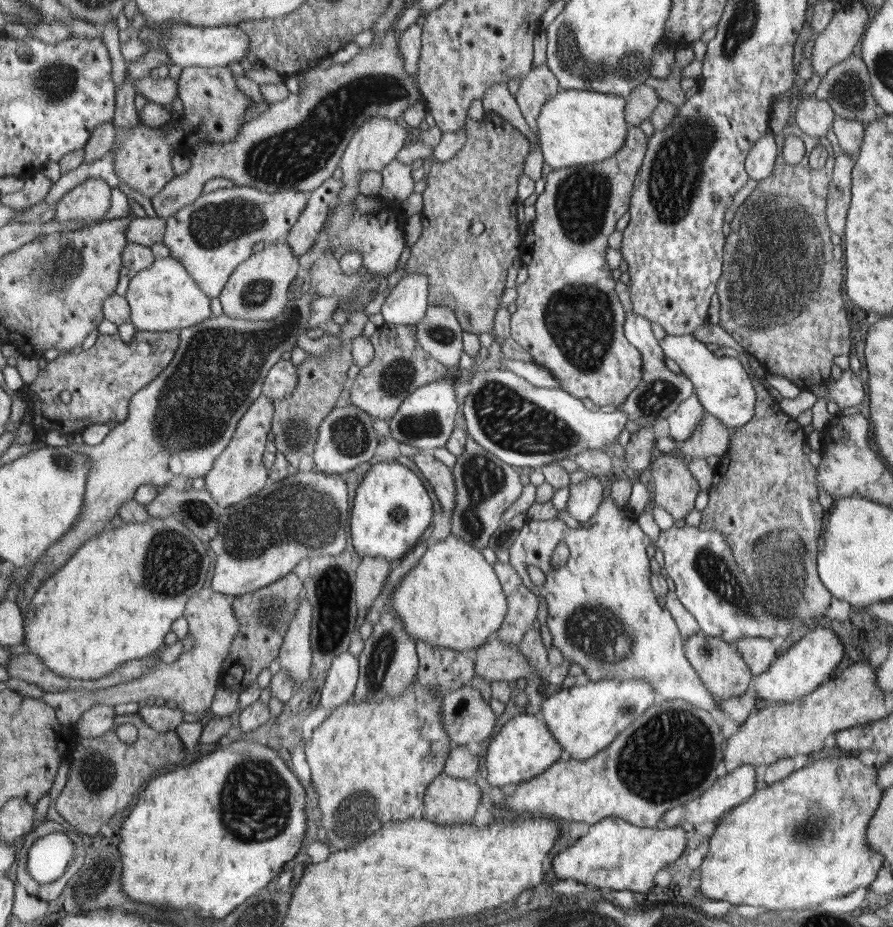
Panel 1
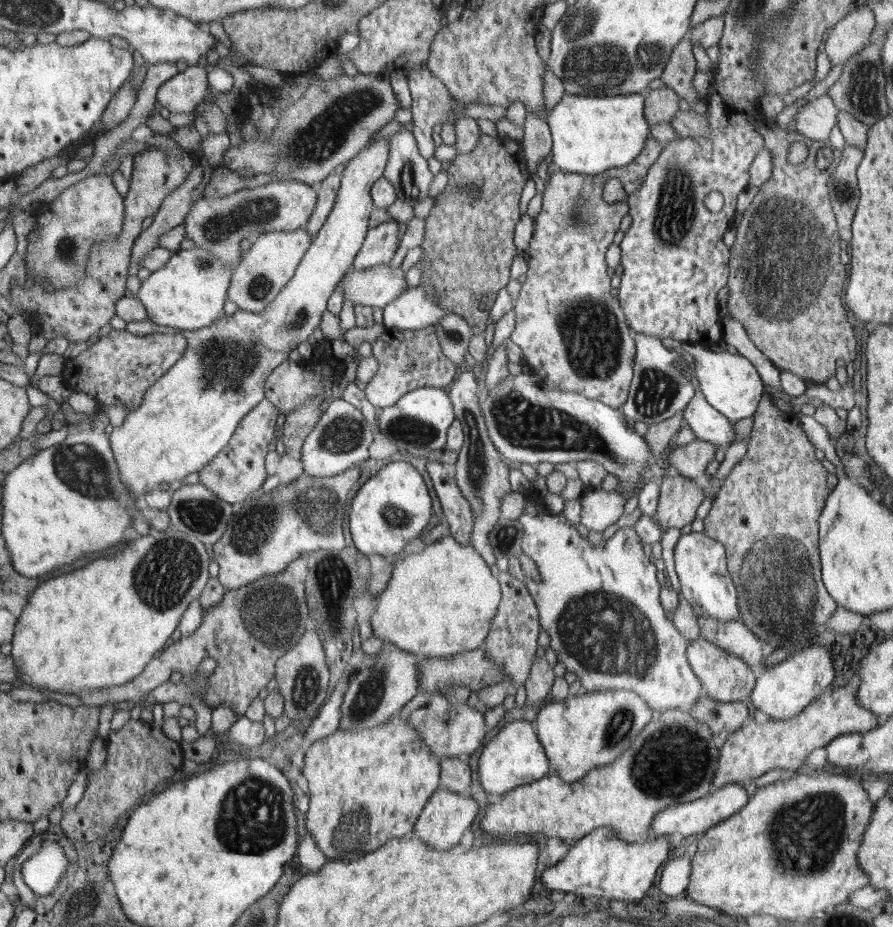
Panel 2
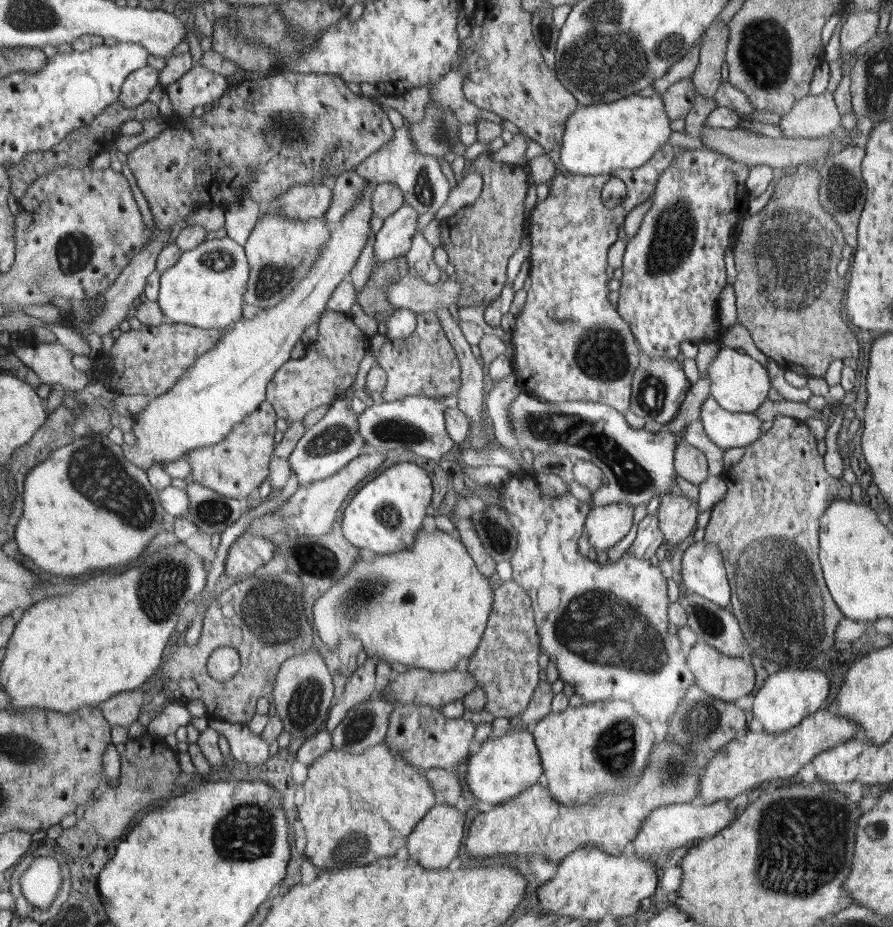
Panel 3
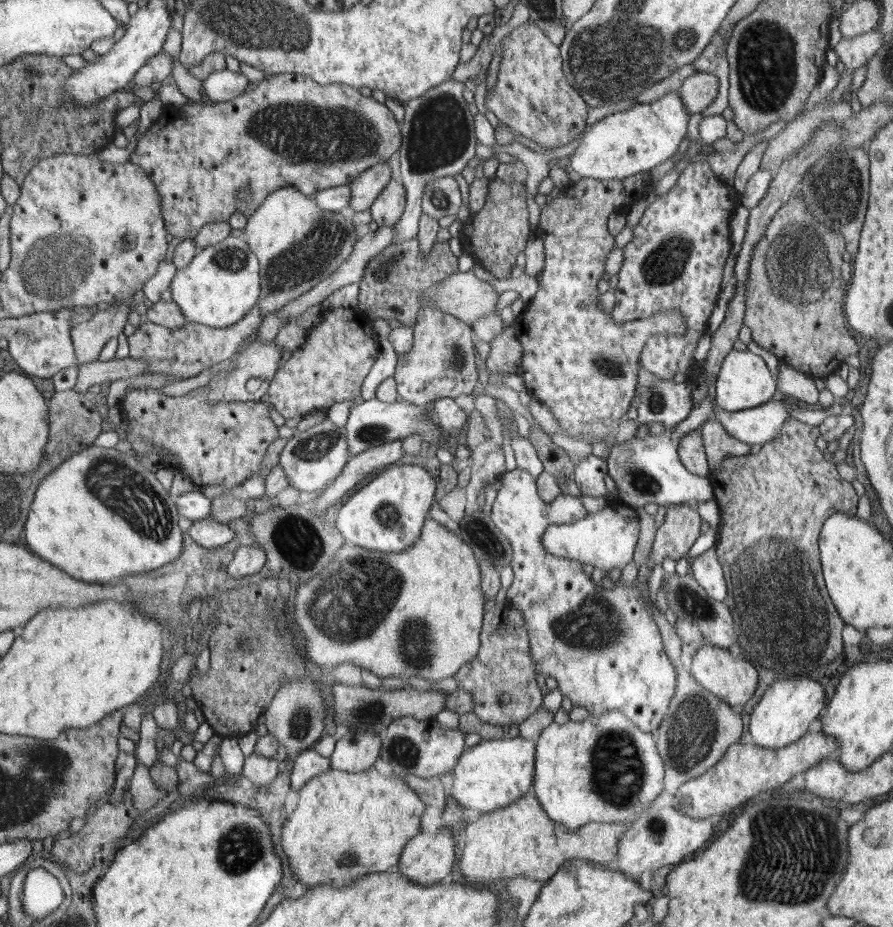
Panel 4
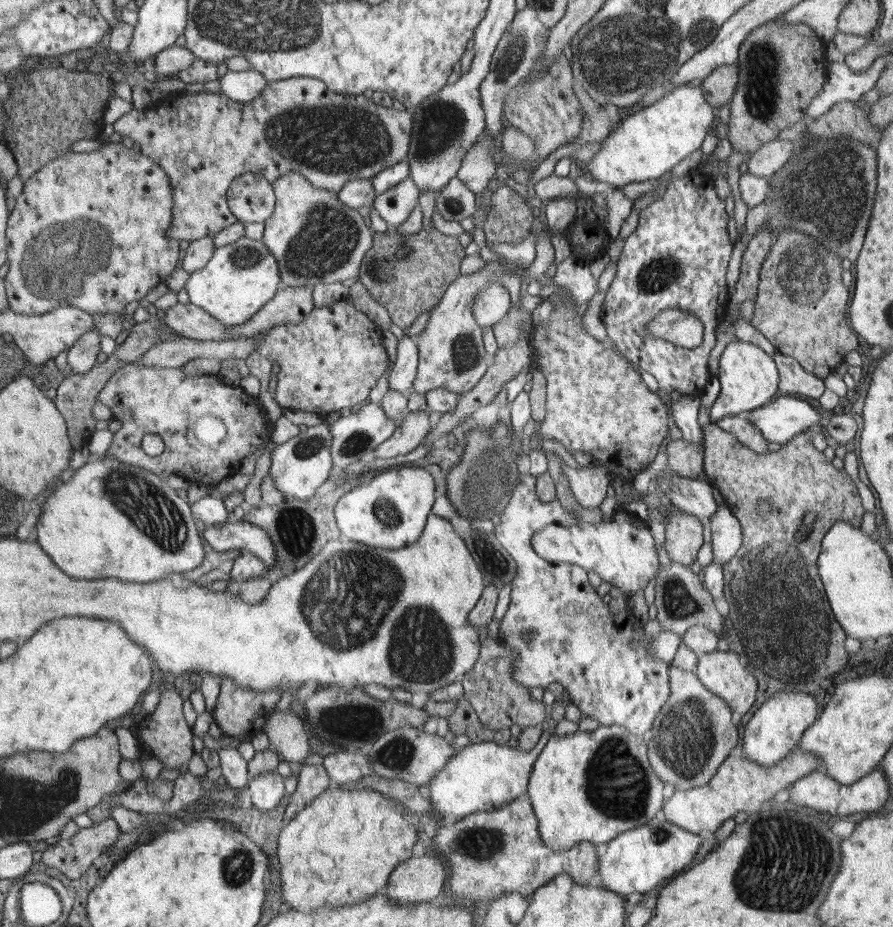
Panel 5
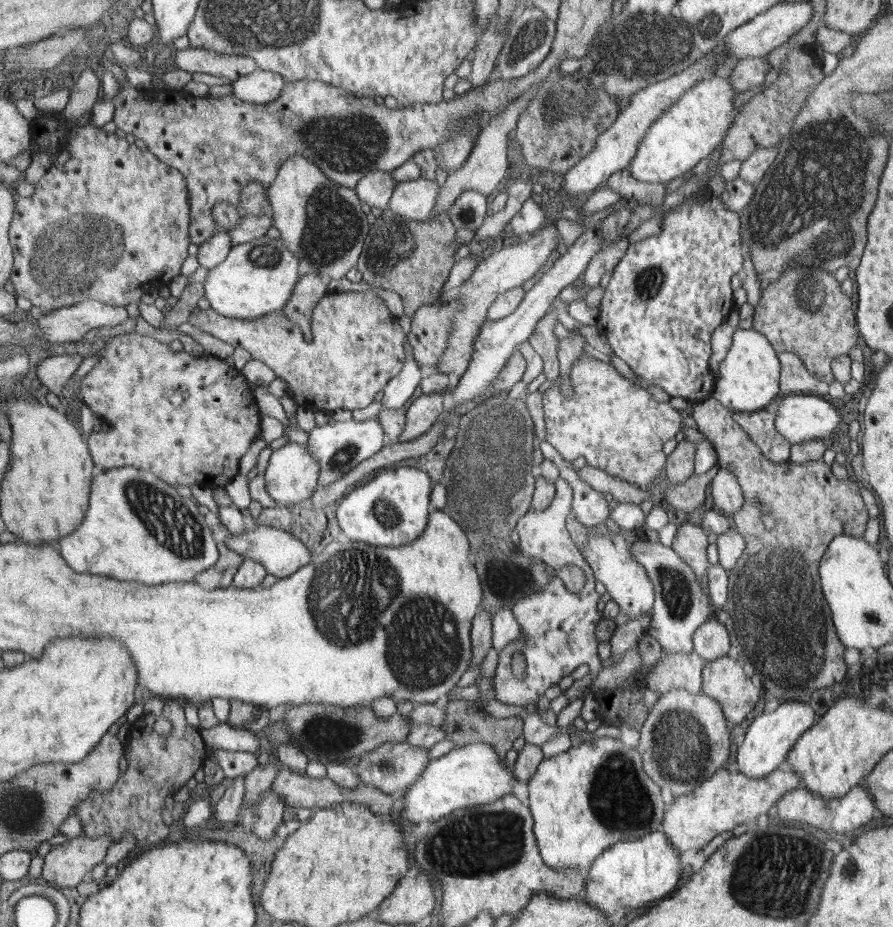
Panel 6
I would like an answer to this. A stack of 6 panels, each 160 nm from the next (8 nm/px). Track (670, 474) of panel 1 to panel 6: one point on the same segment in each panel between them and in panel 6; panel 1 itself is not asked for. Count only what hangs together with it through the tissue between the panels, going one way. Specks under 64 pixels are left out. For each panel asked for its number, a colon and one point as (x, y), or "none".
2: (679, 498)
3: (677, 514)
4: (674, 538)
5: (683, 533)
6: (690, 542)

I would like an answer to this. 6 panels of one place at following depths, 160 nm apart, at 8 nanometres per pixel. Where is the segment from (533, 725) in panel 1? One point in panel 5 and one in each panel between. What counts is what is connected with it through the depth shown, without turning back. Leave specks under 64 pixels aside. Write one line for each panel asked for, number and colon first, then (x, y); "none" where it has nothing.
2: (515, 756)
3: (497, 770)
4: (494, 773)
5: (483, 776)

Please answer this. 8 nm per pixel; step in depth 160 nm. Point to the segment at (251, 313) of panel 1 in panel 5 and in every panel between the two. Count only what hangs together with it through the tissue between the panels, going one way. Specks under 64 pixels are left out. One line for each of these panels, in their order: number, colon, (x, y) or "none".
2: (263, 273)
3: (280, 252)
4: (298, 245)
5: (316, 239)

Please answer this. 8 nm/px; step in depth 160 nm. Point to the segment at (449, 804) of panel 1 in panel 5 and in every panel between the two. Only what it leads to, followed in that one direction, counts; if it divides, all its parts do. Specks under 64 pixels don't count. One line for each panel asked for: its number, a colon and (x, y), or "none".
2: (446, 815)
3: (434, 843)
4: (427, 859)
5: (420, 879)

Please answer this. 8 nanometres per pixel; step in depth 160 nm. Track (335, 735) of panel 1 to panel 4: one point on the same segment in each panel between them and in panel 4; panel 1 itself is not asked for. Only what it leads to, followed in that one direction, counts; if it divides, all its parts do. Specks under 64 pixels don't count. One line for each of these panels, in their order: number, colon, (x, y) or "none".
2: (365, 787)
3: (357, 808)
4: (346, 824)

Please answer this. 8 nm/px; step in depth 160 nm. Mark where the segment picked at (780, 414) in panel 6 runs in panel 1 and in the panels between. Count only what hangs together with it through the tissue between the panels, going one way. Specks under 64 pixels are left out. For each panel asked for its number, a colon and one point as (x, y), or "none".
1: (685, 419)
2: (709, 424)
3: (727, 429)
4: (759, 425)
5: (780, 420)

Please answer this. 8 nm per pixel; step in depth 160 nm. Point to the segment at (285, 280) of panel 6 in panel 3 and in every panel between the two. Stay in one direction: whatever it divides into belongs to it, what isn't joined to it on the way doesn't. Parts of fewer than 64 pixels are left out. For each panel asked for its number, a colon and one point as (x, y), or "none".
3: (204, 289)
4: (222, 284)
5: (242, 277)

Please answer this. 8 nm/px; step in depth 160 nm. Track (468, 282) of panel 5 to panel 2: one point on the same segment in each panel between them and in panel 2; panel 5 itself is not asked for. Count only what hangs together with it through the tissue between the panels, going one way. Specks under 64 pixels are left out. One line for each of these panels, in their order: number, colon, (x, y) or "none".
2: (408, 360)
3: (424, 364)
4: (441, 364)

